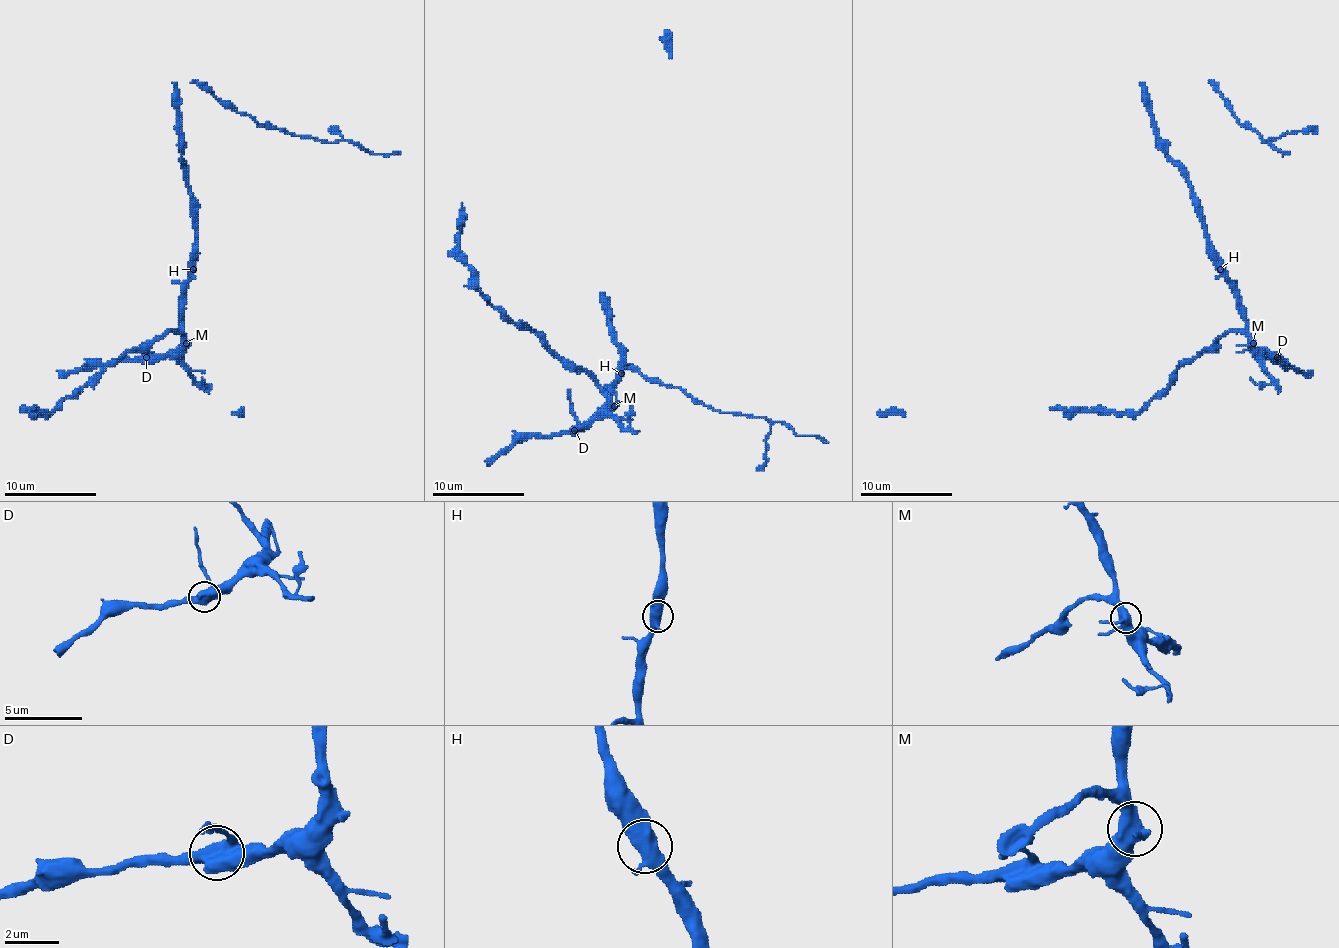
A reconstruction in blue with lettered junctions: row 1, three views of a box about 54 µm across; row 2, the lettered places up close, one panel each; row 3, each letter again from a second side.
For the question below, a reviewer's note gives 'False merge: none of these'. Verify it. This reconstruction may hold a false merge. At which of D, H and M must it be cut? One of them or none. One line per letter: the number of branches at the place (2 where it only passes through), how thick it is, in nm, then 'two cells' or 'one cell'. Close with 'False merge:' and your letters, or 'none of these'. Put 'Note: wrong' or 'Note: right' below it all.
D: branches 3; calibre 550 nm; one cell
H: branches 3; calibre 460 nm; one cell
M: branches 3; calibre 480 nm; one cell
False merge: none of these
Note: right

